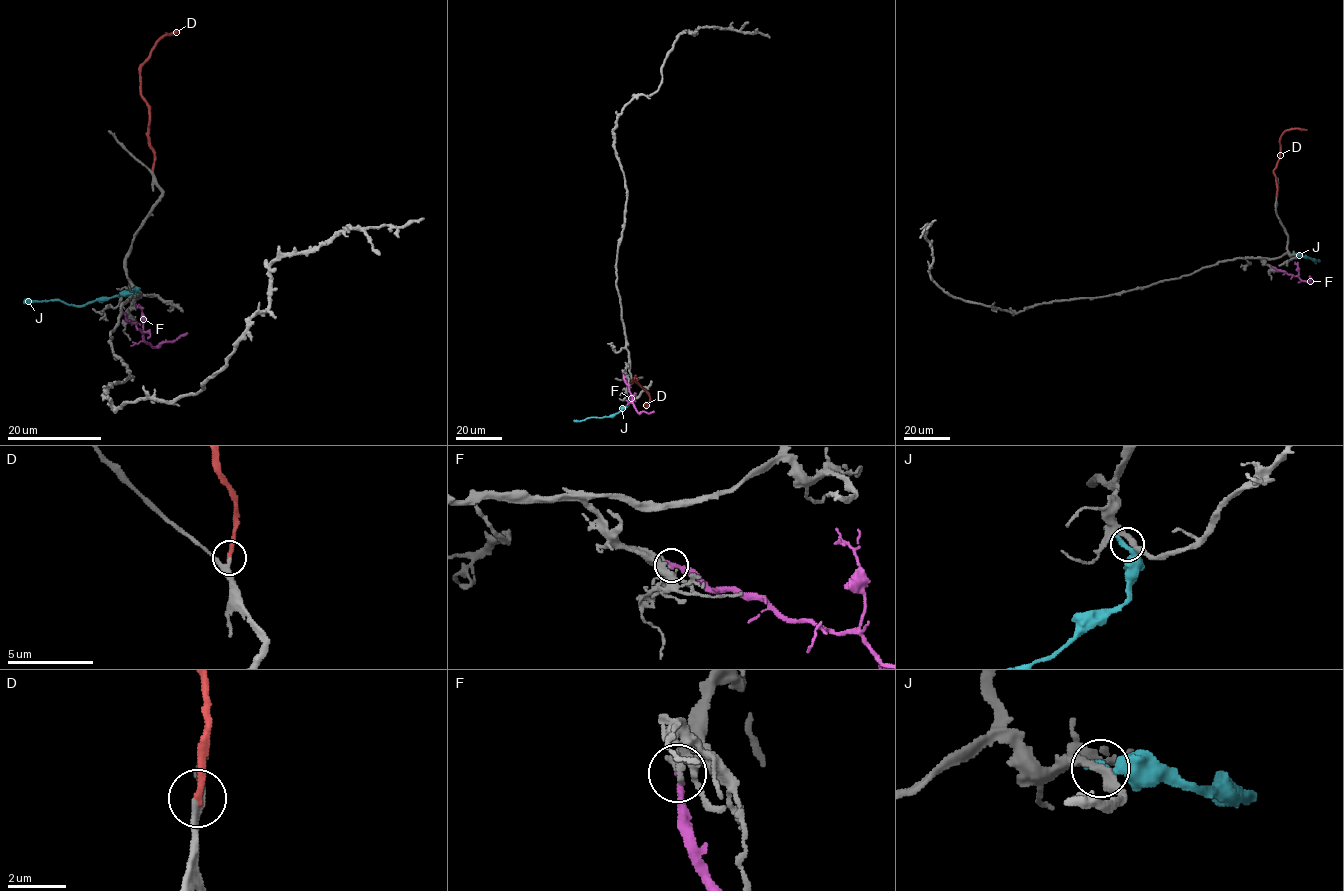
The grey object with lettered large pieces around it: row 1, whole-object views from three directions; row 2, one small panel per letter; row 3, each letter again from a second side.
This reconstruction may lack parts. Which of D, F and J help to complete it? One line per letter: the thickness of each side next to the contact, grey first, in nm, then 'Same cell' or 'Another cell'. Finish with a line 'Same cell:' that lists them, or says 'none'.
D: Thickness 200 nm (grey) against 240 nm. Same cell
F: Thickness 300 nm (grey) against 260 nm. Another cell
J: Thickness 300 nm (grey) against 400 nm. Another cell
Same cell: D

